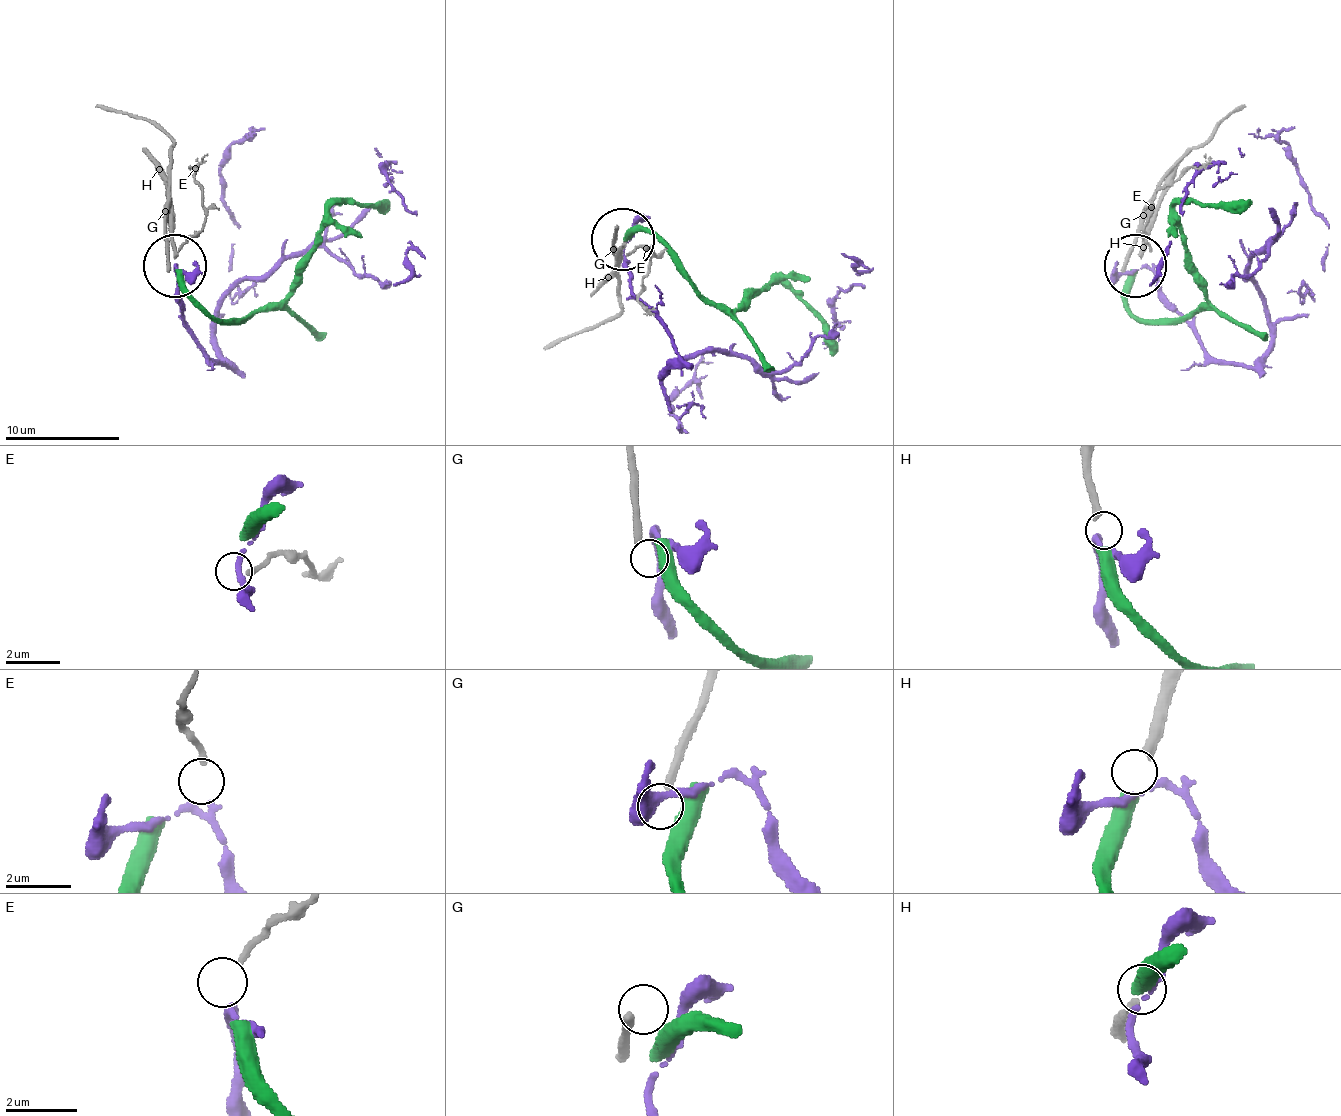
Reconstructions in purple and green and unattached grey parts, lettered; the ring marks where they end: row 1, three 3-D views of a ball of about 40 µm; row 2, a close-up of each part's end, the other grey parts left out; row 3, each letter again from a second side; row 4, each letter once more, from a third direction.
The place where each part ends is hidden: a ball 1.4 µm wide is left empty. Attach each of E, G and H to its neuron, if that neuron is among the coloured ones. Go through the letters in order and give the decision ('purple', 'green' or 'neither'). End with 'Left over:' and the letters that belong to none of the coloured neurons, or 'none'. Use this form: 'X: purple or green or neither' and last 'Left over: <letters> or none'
E: purple
G: neither
H: green
Left over: G

